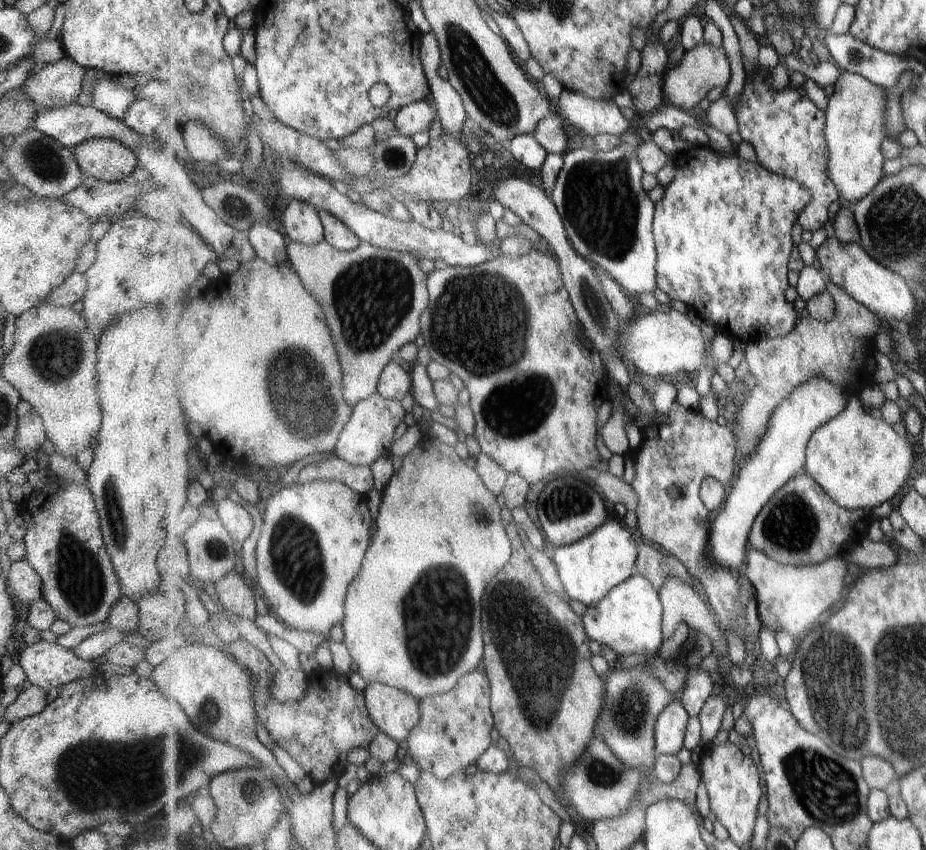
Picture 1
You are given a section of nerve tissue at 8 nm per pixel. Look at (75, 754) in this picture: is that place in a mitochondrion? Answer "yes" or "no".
yes

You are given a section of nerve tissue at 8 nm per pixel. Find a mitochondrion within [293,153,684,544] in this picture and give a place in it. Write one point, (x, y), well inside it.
(518, 401)

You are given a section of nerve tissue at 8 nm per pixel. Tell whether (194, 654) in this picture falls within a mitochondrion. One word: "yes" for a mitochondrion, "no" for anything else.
no

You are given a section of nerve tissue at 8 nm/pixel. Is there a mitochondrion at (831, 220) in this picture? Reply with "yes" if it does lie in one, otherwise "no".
no

